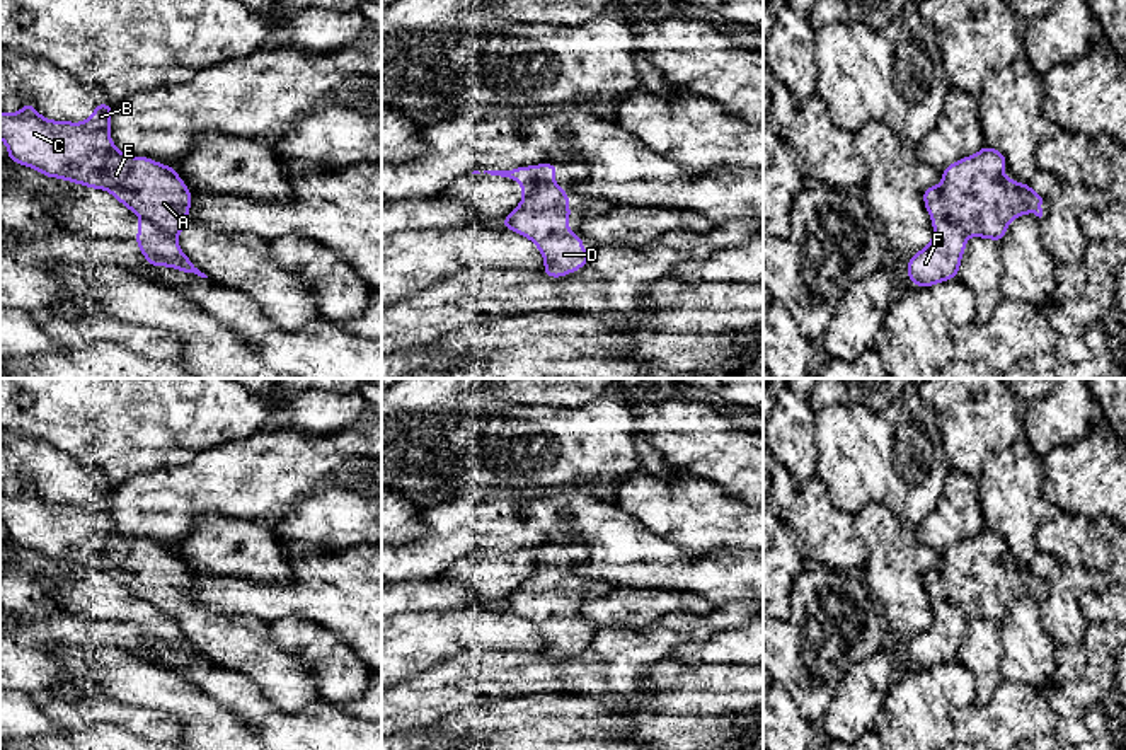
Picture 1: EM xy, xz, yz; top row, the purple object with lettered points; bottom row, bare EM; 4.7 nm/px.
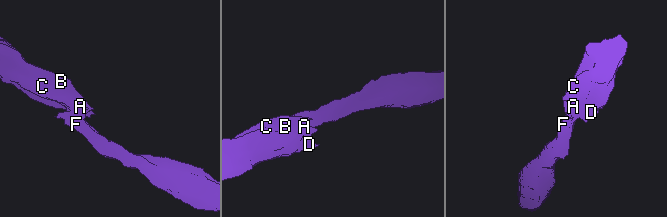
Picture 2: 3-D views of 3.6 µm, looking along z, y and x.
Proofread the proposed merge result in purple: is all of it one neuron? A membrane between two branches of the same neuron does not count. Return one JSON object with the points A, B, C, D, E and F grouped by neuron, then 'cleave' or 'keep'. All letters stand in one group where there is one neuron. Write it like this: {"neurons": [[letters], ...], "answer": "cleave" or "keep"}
{"neurons": [["A", "B", "C", "D", "E"], ["F"]], "answer": "cleave"}

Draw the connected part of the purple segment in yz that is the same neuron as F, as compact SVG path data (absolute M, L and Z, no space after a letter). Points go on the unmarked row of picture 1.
M935 602L932 624L908 643L910 665L932 668L956 660L968 620L959 603Z

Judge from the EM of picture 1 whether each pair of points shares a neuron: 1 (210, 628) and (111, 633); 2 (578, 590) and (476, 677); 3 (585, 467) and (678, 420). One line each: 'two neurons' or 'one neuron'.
1: two neurons
2: two neurons
3: one neuron

